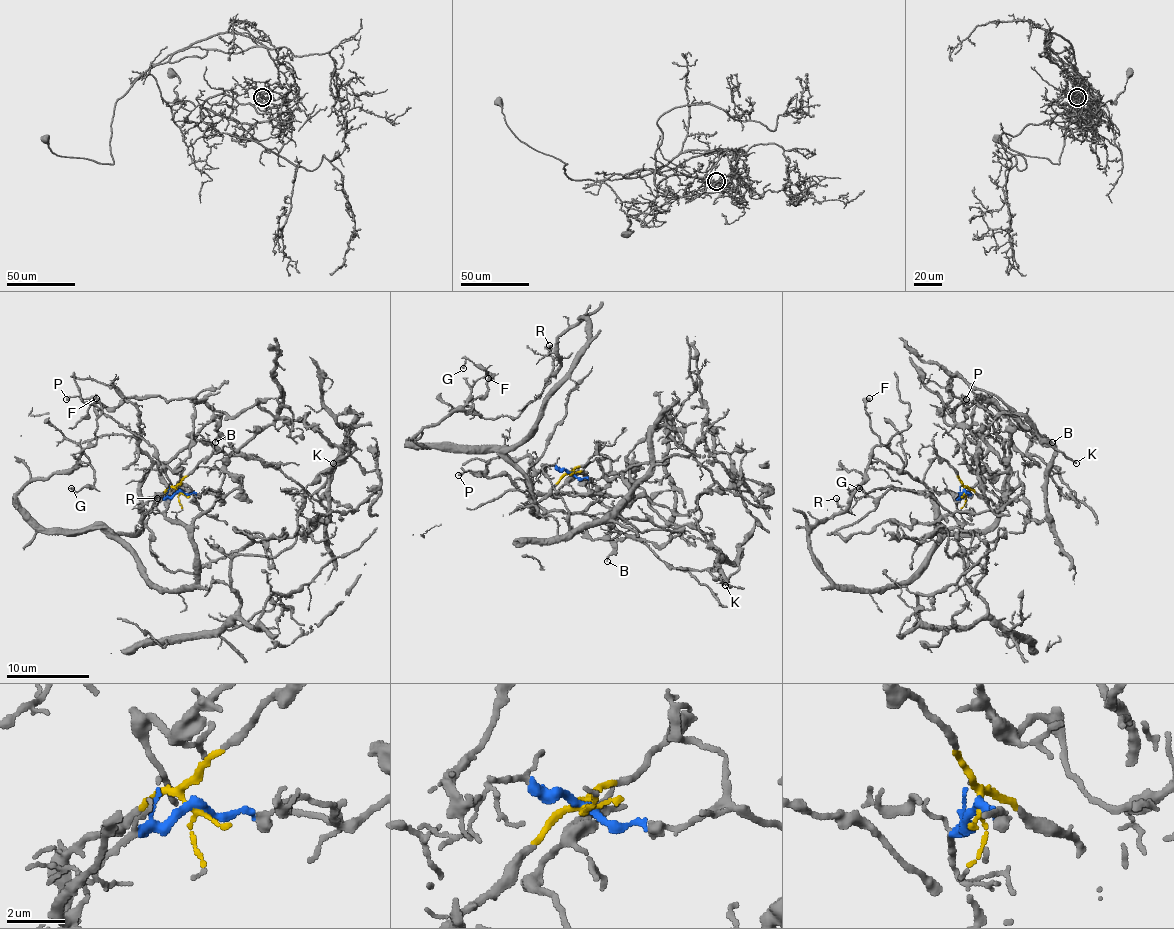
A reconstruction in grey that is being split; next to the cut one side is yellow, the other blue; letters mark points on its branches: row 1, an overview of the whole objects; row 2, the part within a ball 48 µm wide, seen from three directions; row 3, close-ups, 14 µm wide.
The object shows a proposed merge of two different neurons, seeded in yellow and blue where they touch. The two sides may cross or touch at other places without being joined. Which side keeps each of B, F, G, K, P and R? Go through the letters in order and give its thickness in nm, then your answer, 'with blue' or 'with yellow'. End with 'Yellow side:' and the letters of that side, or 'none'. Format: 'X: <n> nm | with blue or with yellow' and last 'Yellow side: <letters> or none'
B: 130 nm | with blue
F: 360 nm | with yellow
G: 120 nm | with yellow
K: 170 nm | with blue
P: 190 nm | with blue
R: 100 nm | with yellow
Yellow side: F, G, R

